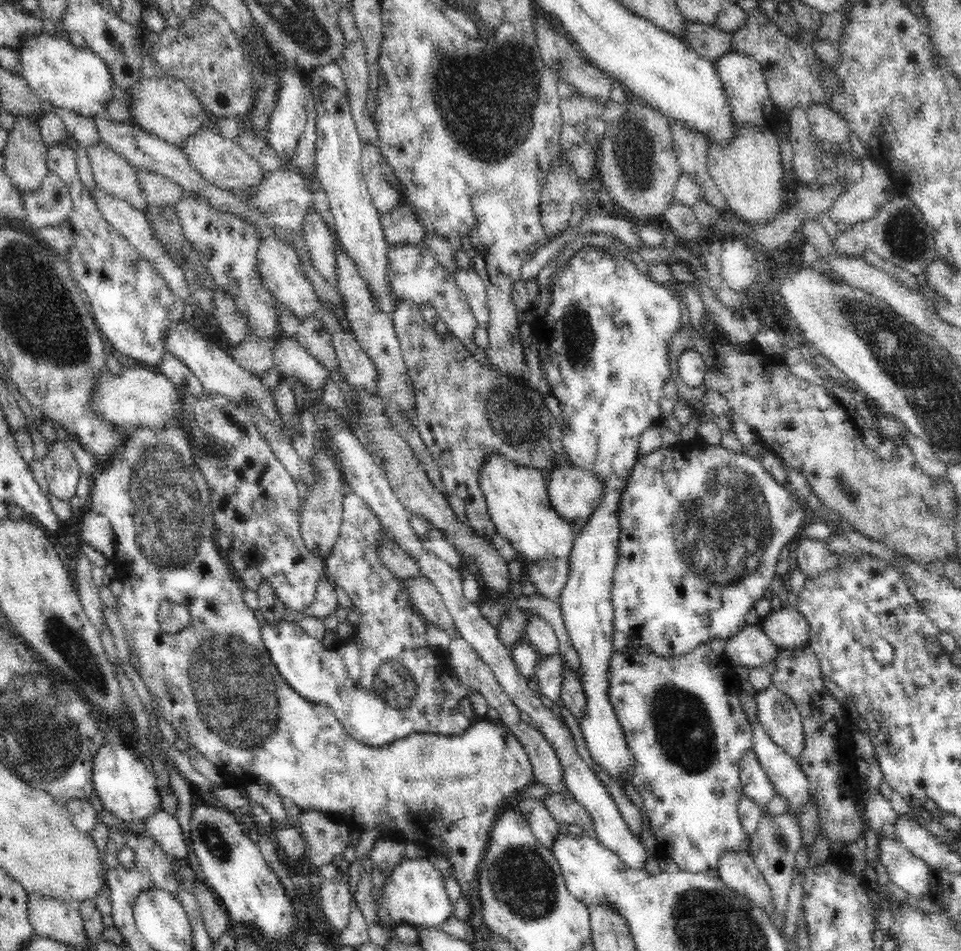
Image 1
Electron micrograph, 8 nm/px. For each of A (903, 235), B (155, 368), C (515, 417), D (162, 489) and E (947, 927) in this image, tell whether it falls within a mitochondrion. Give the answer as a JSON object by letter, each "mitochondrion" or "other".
{"A":"mitochondrion","B":"other","C":"mitochondrion","D":"mitochondrion","E":"other"}

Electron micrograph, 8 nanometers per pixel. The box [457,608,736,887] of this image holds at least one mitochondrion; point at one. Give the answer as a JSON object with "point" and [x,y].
{"point":[685,733]}

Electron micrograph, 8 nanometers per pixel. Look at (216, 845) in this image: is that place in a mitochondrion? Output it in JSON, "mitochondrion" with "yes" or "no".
{"mitochondrion":"yes"}

